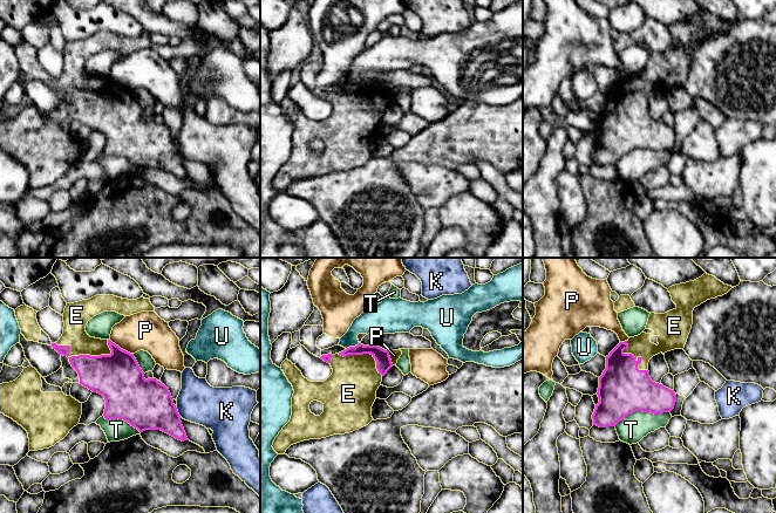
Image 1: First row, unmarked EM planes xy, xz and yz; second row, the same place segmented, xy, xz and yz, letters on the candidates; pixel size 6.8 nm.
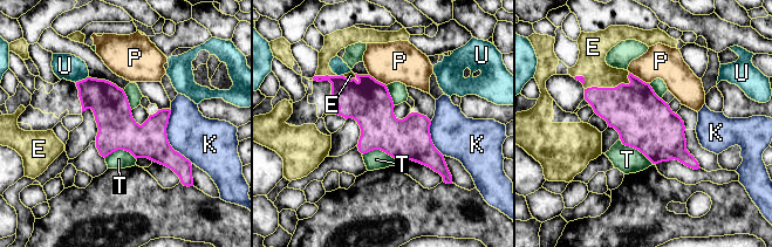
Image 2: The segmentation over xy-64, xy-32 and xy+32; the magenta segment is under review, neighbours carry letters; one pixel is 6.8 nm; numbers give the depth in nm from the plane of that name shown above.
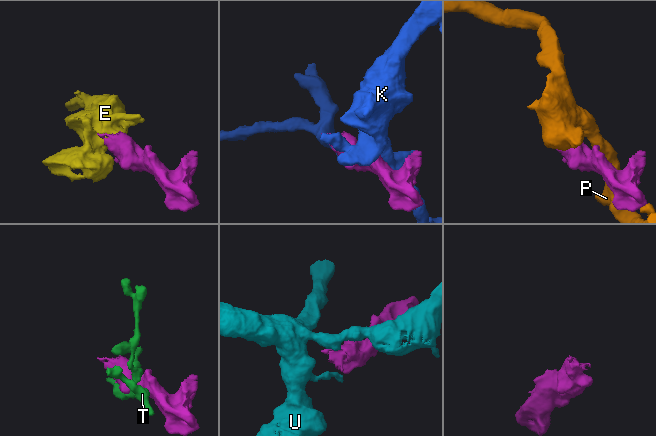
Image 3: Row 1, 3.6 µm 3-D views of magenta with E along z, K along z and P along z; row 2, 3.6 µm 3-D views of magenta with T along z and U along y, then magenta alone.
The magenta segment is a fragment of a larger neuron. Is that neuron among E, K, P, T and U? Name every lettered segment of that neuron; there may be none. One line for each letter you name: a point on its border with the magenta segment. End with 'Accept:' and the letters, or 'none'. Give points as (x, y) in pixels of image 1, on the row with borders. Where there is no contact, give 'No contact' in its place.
E: Touches magenta at xy (79, 355)
Accept: E

